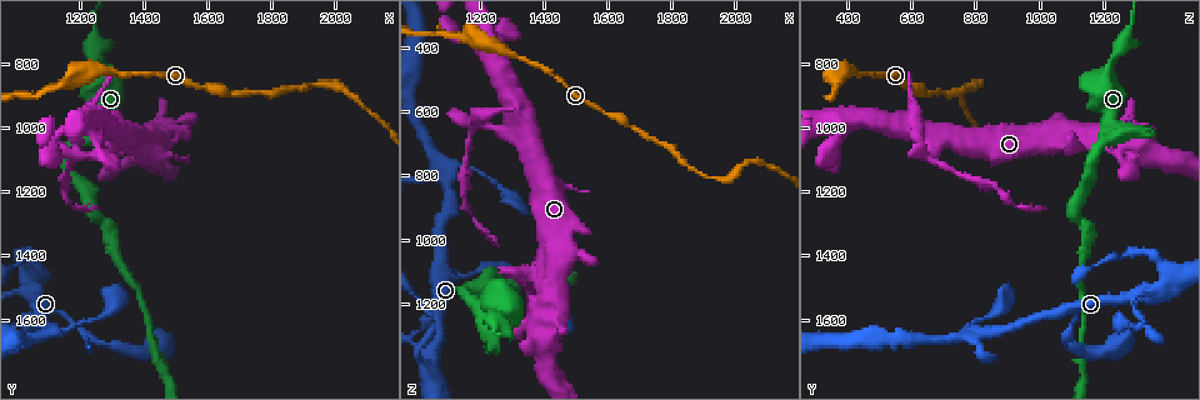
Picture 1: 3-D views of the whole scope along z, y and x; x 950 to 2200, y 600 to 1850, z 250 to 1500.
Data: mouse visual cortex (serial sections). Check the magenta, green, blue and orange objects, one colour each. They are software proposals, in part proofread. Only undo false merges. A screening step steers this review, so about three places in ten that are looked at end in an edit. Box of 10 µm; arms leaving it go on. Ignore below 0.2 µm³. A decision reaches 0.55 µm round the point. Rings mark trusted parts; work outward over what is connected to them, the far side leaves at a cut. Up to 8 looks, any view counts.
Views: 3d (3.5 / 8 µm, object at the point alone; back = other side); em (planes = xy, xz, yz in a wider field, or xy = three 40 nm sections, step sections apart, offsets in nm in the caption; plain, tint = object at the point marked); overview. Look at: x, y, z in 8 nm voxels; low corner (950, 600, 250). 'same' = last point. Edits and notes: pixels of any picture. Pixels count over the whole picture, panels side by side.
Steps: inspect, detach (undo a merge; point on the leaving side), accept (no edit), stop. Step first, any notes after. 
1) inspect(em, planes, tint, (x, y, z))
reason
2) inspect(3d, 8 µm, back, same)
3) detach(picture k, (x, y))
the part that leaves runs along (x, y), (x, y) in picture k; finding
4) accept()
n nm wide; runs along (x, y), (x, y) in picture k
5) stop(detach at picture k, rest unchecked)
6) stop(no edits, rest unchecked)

inspect(3d, 8 µm, (1240, 790, 1220))
abrupt turn

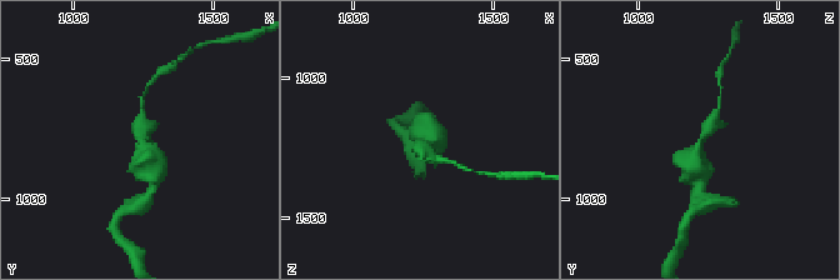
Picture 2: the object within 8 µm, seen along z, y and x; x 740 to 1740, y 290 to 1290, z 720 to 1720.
inspect(3d, 3.5 µm, same)

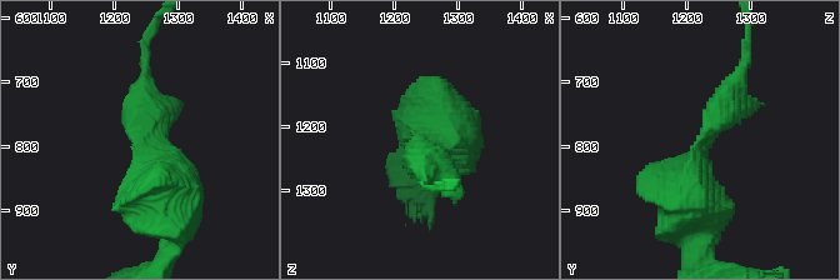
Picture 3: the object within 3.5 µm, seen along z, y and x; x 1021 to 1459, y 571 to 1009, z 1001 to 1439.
inspect(em, xy, step 2, tint, (1245, 790, 1220))

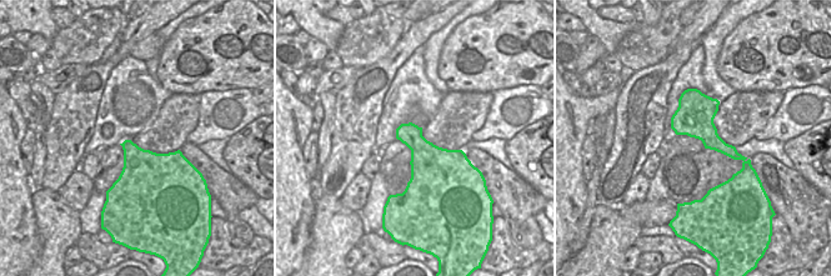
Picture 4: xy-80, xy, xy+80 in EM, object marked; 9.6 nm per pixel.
accept()
runs along (701, 215), (685, 196), (701, 139), (759, 104) in picture 3; continuous, no second cell

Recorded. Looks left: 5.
inspect(3d, 3.5 µm, (1100, 1640, 810))
three-way junction

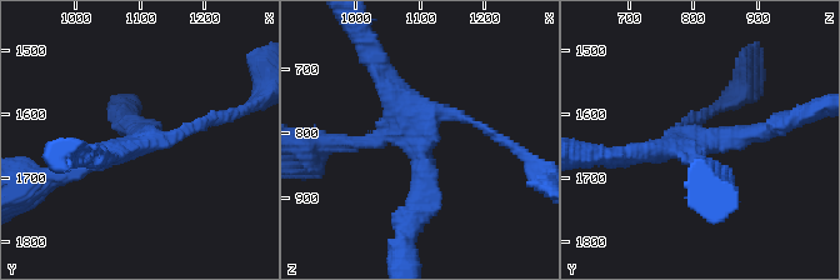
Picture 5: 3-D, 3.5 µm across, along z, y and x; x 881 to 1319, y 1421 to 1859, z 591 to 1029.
inspect(em, xy, step 2, tint, (1105, 1640, 815))

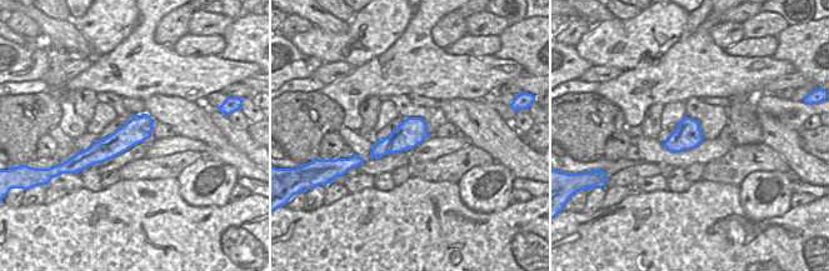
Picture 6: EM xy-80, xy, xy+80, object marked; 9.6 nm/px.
accept()
runs along (149, 121), (114, 145), (81, 155) in picture 6; continuous, no second cell

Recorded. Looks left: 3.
inspect(3d, 3.5 µm, back, (1260, 1090, 660))
abrupt turn

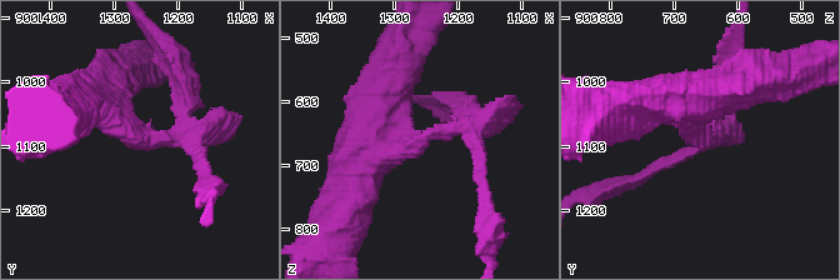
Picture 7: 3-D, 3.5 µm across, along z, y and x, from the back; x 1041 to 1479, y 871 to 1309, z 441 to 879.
detach(picture 7, (465, 103))
arms of 200, 400 nm; the part that leaves runs along (443, 131), (478, 131), (489, 201) in picture 7; two cells meet here

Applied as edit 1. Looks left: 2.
stop(detach at picture 7, rest unchecked)

